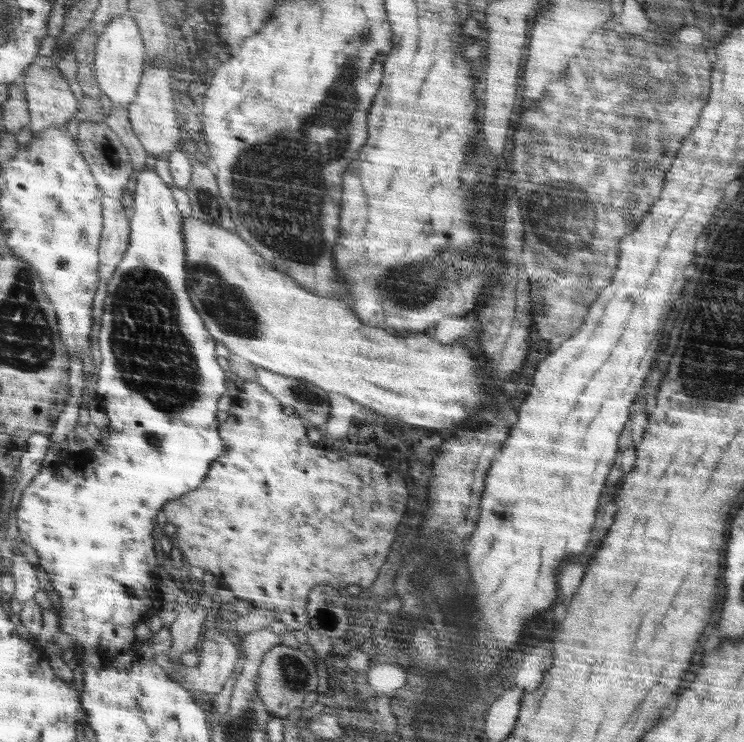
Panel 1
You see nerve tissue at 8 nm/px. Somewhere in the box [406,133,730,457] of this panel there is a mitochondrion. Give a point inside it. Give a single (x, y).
(555, 230)

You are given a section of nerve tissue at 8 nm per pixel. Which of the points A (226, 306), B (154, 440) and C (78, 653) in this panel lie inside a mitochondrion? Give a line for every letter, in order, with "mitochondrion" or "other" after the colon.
A: mitochondrion
B: mitochondrion
C: other

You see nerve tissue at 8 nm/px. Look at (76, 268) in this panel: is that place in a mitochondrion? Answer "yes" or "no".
no

